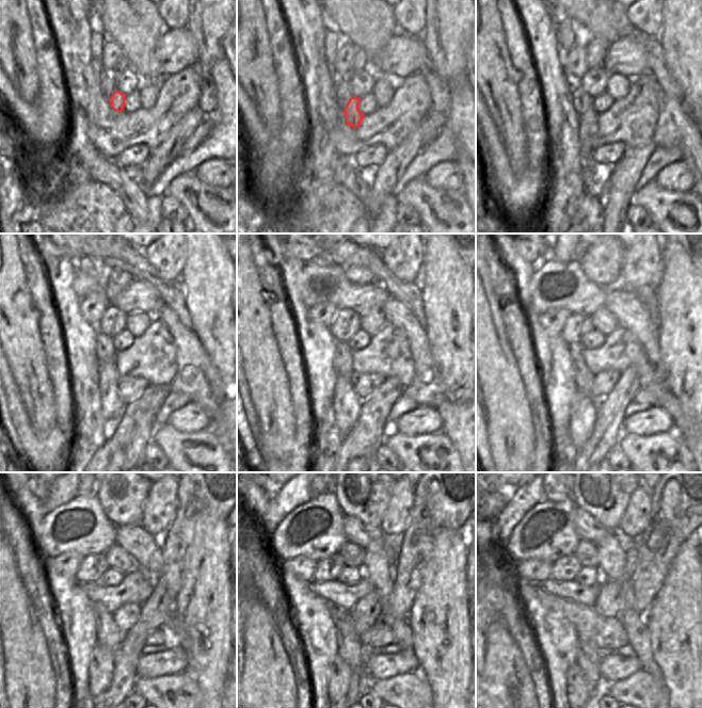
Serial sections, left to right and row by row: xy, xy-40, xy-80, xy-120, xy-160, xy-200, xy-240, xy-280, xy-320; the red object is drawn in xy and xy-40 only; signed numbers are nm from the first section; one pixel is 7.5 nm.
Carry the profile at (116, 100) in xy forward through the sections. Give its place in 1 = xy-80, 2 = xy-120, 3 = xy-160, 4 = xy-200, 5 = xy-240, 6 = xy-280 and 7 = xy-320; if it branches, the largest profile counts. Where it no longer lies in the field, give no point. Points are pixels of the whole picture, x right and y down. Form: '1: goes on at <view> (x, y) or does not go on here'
1: goes on at xy-80 (588, 121)
2: goes on at xy-120 (112, 405)
3: goes on at xy-160 (347, 403)
4: goes on at xy-200 (584, 408)
5: goes on at xy-240 (101, 665)
6: goes on at xy-280 (339, 673)
7: goes on at xy-320 (576, 687)

